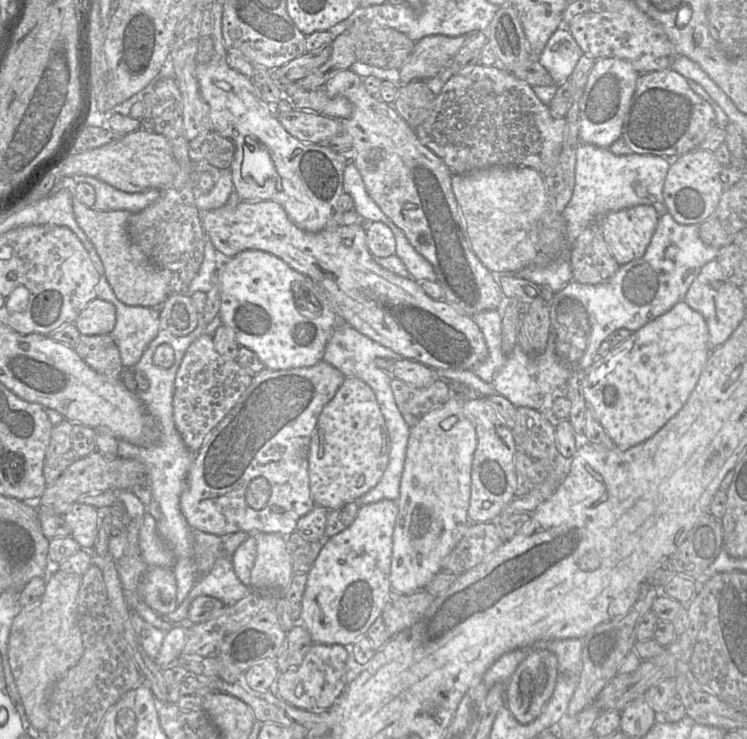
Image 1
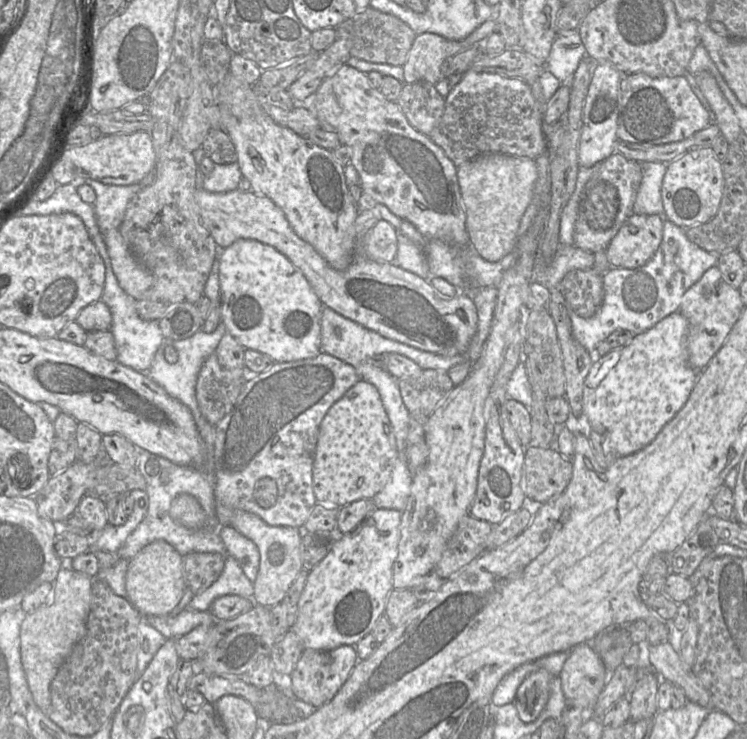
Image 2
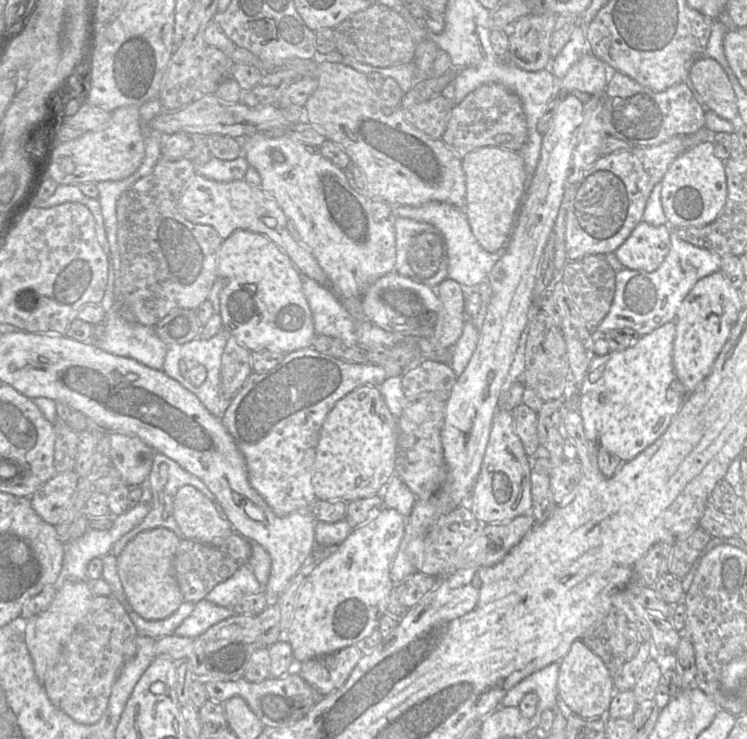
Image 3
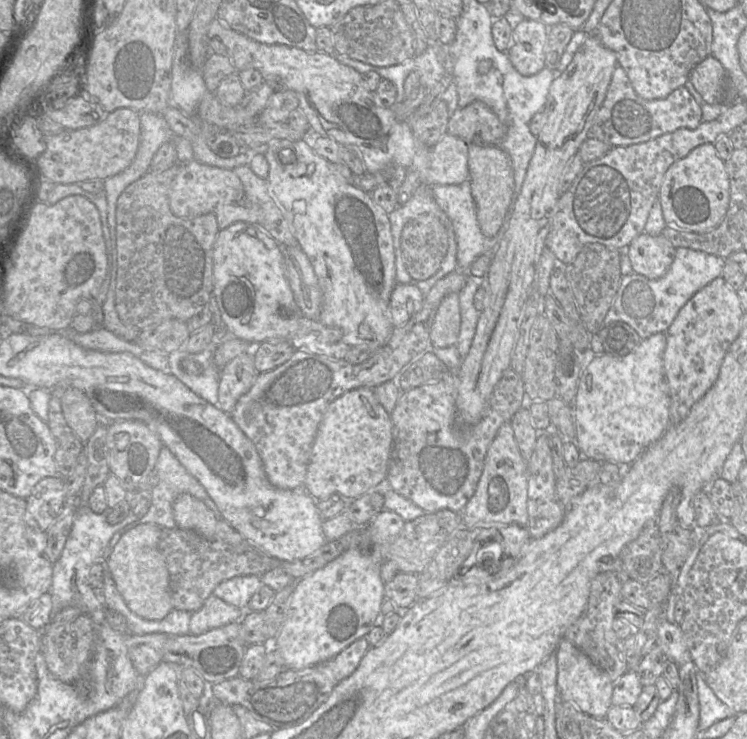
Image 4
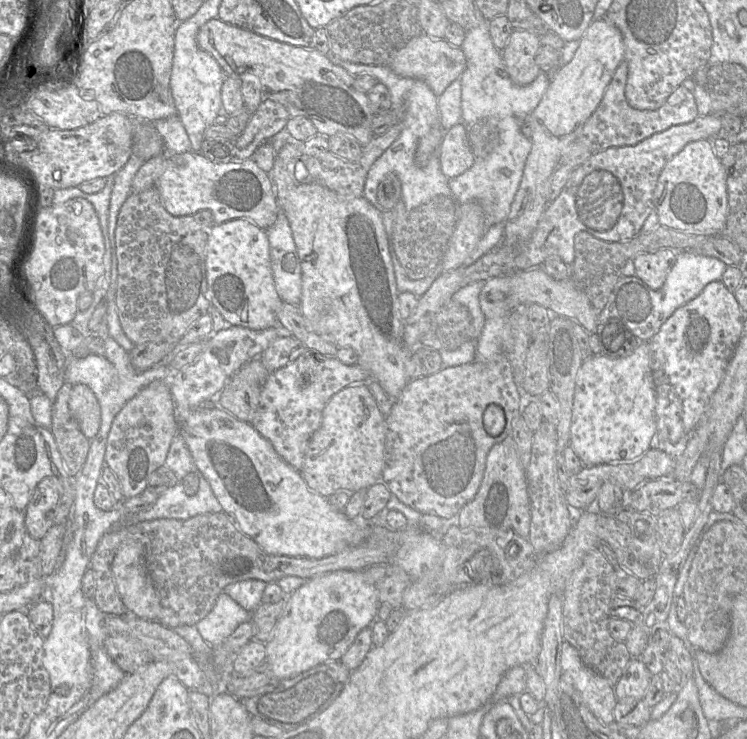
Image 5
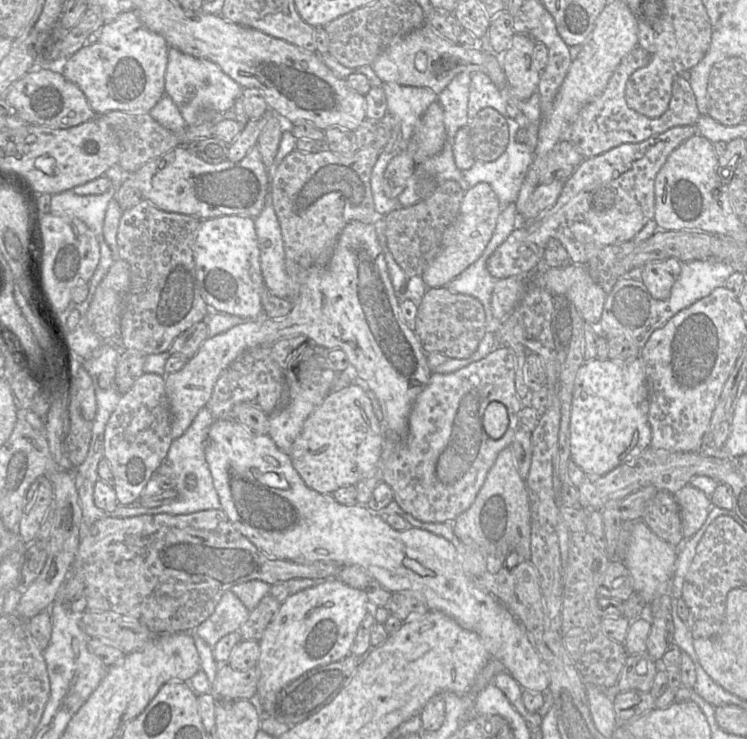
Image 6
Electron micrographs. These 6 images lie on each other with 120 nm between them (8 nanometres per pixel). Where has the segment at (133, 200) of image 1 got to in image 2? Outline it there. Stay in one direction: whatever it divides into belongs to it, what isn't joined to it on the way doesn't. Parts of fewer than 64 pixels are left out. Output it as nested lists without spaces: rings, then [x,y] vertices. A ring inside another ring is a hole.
[[[155,169],[132,185],[112,185],[89,178],[83,179],[83,183],[91,186],[96,194],[93,208],[101,234],[110,229],[119,229],[132,197],[144,187],[151,185],[154,177]]]

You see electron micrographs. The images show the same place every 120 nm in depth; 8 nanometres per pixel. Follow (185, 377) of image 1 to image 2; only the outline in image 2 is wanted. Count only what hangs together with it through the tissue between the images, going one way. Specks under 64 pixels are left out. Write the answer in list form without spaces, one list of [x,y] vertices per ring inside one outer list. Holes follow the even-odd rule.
[[[216,353],[204,361],[195,386],[196,401],[204,418],[212,425],[216,425],[233,408],[247,379],[244,369],[227,369],[218,360]]]

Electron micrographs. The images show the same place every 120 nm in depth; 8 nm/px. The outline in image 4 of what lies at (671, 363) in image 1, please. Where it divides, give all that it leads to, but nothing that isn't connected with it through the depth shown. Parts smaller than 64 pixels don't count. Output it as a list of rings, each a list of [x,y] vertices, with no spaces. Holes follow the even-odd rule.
[[[657,333],[642,339],[638,347],[626,356],[596,355],[587,368],[582,370],[574,402],[575,444],[582,458],[598,462],[632,464],[670,427],[670,396],[663,365],[666,343],[666,334]]]

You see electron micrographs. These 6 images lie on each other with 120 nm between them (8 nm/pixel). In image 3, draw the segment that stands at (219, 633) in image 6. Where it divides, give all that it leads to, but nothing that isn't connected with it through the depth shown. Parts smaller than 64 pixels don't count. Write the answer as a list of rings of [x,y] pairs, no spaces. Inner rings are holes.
[[[208,600],[194,604],[191,614],[175,629],[174,635],[196,638],[211,626],[233,616],[230,608],[218,606]]]

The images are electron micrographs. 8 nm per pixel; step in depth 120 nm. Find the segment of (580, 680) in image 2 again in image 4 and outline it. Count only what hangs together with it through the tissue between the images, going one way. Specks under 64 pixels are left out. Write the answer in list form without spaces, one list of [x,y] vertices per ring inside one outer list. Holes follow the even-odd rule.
[[[562,639],[556,649],[557,683],[564,700],[572,702],[576,708],[594,718],[606,718],[612,706],[614,682],[608,674],[596,666],[588,656],[569,640]]]

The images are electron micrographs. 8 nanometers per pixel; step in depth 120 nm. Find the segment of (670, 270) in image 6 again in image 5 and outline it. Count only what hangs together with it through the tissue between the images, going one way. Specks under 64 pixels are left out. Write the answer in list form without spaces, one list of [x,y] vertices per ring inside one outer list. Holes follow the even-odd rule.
[[[661,249],[656,252],[642,253],[633,259],[635,276],[640,278],[651,289],[660,289],[667,274],[676,262],[677,252]]]

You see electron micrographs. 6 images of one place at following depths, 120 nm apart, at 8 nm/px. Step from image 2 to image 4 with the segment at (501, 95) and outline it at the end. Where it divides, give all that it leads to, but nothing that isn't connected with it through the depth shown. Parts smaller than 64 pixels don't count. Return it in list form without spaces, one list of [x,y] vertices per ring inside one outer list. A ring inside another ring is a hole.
[[[481,101],[458,108],[450,117],[448,134],[469,144],[499,146],[507,135],[503,124],[493,110]]]

